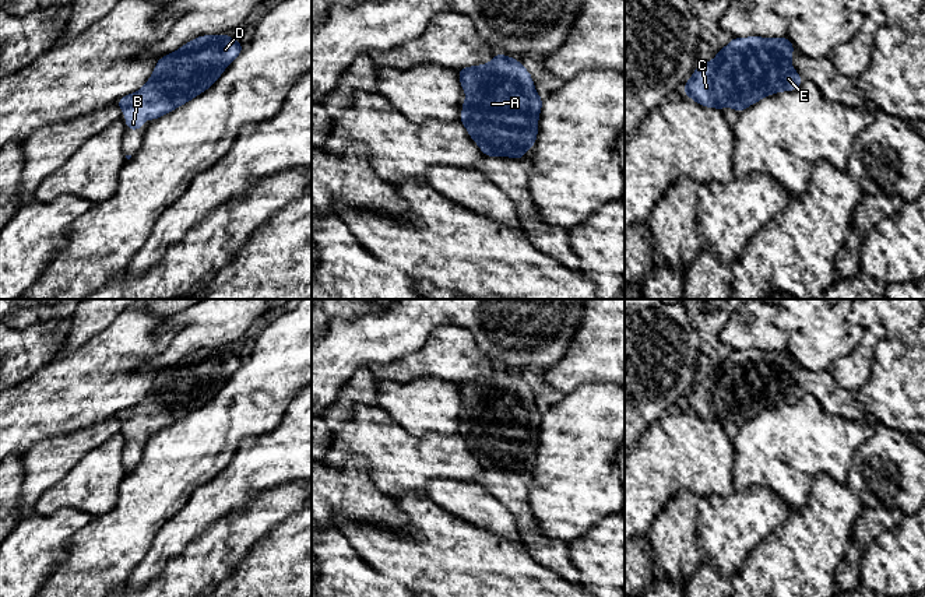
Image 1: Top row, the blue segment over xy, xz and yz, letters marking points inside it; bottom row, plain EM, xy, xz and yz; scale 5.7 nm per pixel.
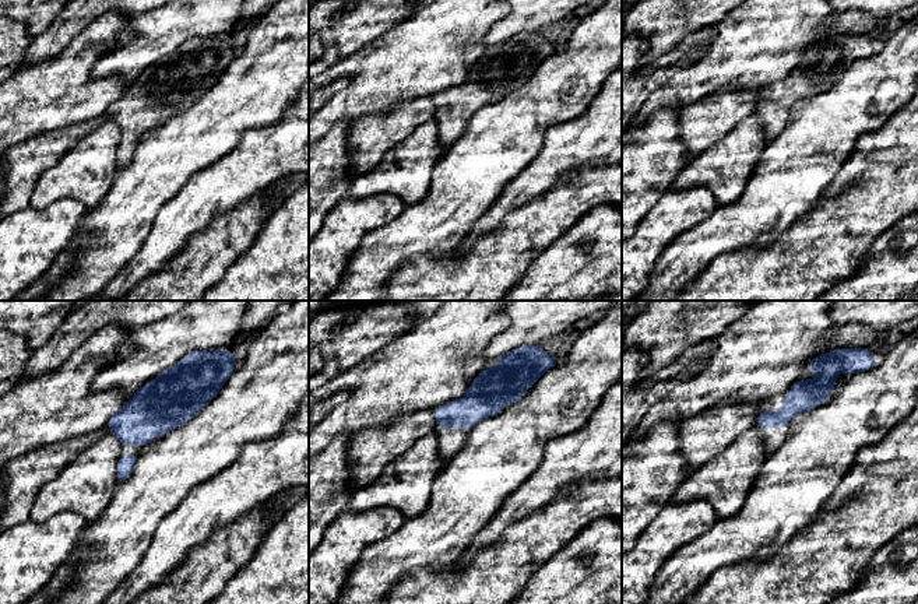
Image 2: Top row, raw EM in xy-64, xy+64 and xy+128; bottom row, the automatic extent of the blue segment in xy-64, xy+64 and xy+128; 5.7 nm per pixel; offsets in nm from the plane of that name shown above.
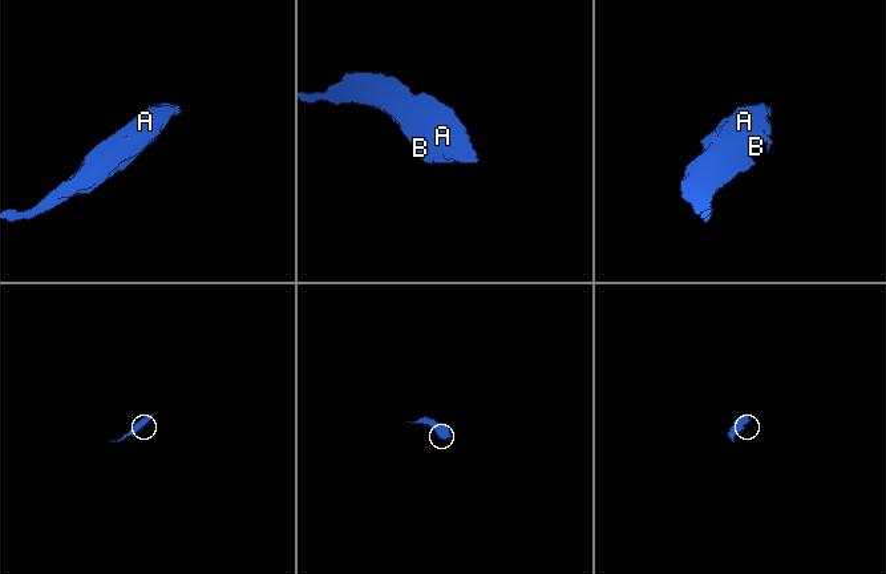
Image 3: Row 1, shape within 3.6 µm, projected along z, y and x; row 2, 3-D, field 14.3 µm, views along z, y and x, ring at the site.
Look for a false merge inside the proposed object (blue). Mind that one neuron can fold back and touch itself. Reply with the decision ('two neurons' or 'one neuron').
one neuron

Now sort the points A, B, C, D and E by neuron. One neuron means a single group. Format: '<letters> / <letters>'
A B C D E

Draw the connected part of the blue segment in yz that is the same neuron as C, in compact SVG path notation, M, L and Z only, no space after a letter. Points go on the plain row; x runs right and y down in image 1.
M787 350L732 351L711 376L699 376L682 403L706 421L732 419L741 426L764 410L803 397L789 375L794 364Z

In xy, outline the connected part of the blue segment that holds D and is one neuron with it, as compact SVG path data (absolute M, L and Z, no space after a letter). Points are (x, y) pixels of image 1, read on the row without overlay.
M228 347L203 348L184 357L179 364L158 372L152 389L144 400L116 414L127 433L124 442L141 443L144 442L144 431L152 436L156 431L172 425L208 403L242 366L243 361Z

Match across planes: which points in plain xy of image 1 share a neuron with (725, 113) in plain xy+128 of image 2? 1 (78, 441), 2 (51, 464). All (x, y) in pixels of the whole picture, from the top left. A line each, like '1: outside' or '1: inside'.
1: inside
2: inside

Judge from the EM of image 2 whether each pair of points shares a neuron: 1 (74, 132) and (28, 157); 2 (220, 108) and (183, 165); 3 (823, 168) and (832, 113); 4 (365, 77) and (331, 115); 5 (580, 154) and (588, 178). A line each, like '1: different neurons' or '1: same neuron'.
1: same neuron
2: same neuron
3: same neuron
4: same neuron
5: different neurons

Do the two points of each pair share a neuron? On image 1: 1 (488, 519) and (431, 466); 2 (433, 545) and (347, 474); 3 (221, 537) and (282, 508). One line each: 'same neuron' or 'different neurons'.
1: different neurons
2: different neurons
3: same neuron

